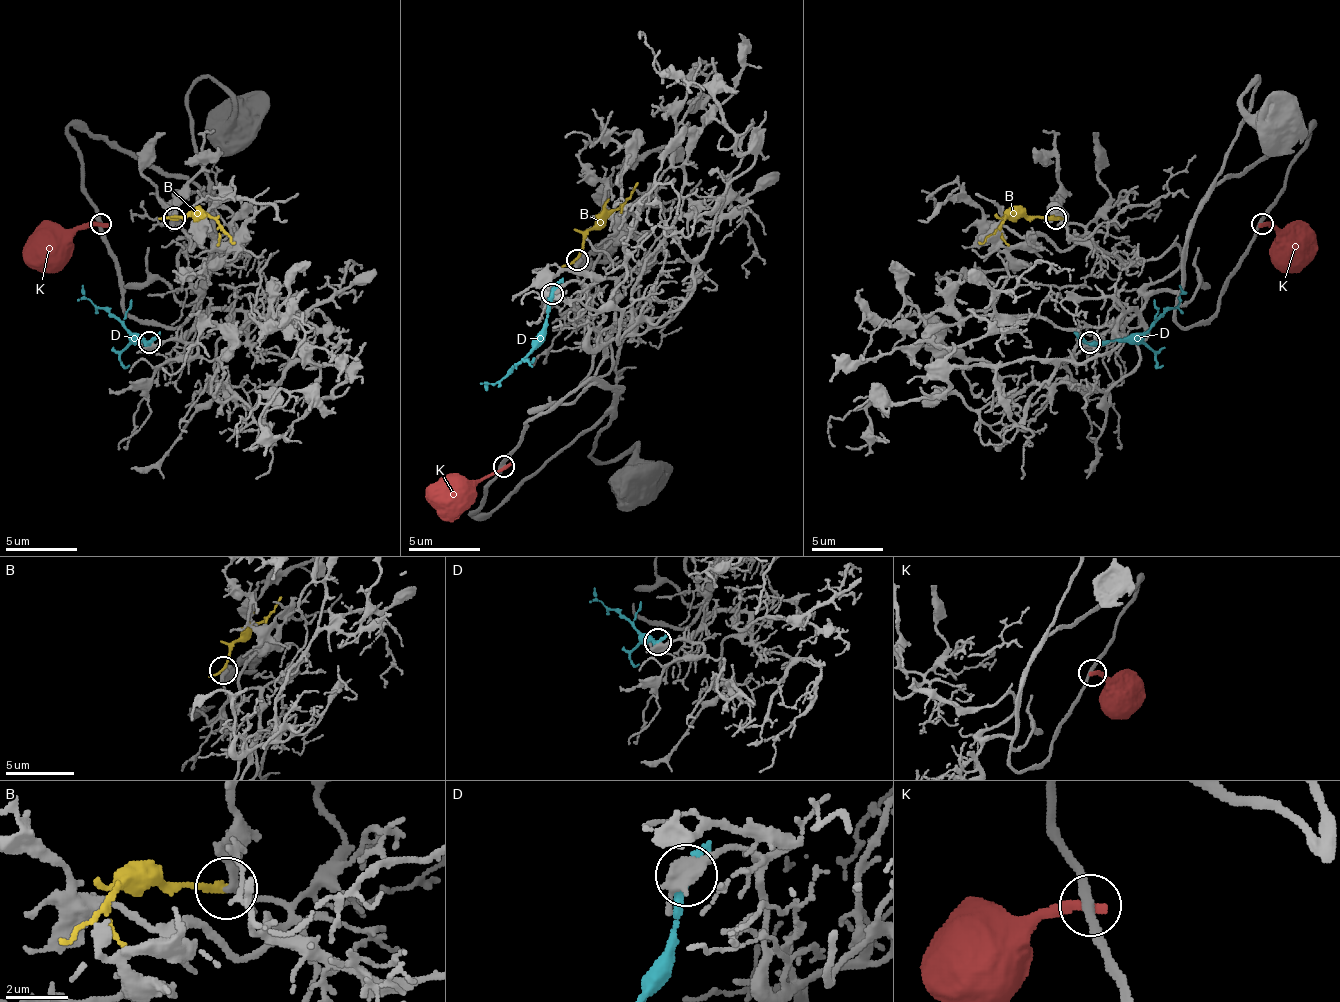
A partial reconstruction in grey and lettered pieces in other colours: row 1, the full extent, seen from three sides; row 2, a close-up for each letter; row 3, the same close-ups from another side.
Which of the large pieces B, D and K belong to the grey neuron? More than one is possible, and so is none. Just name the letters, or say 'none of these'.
none of these

